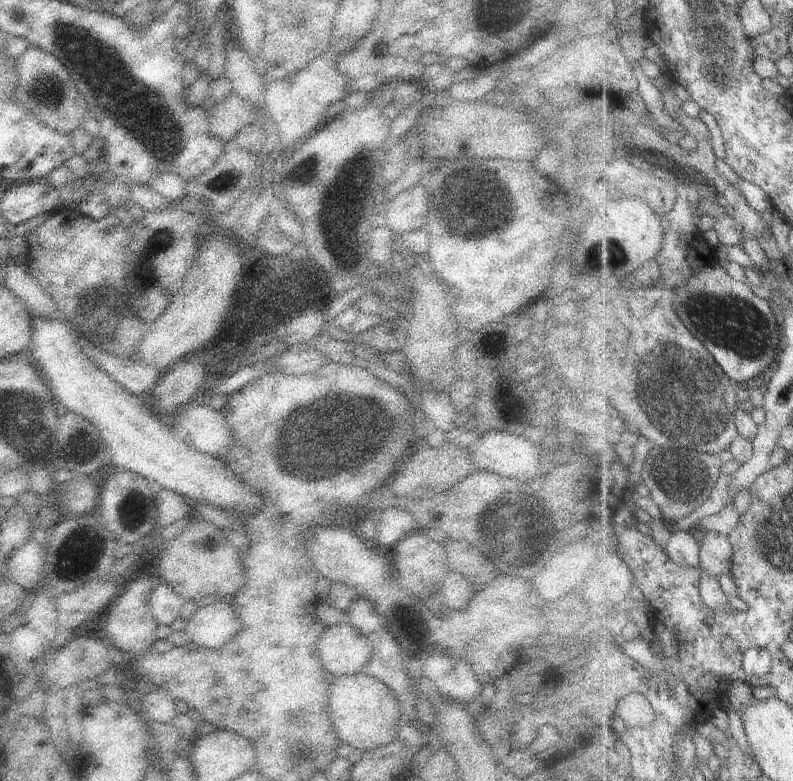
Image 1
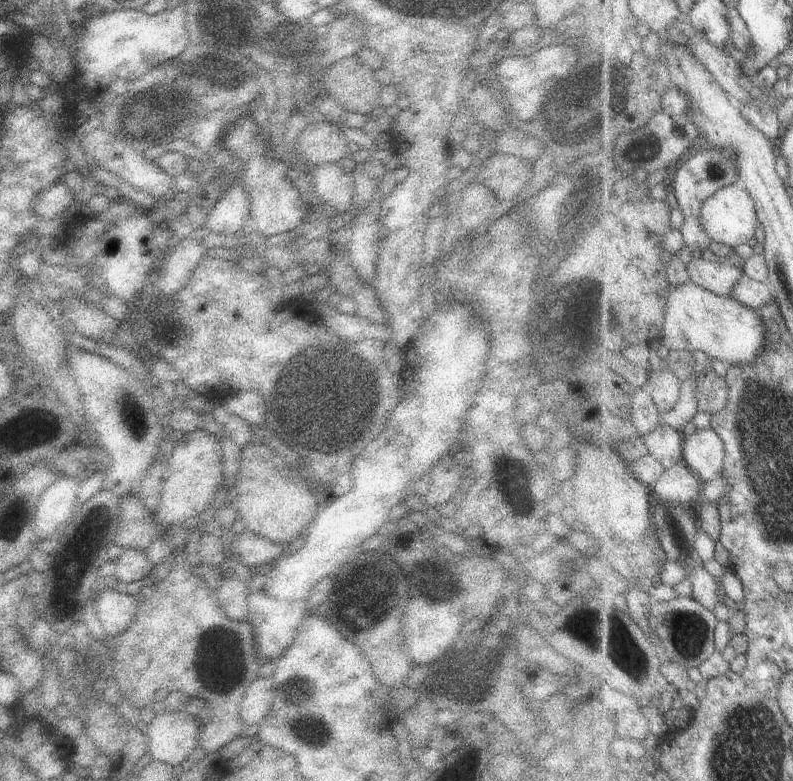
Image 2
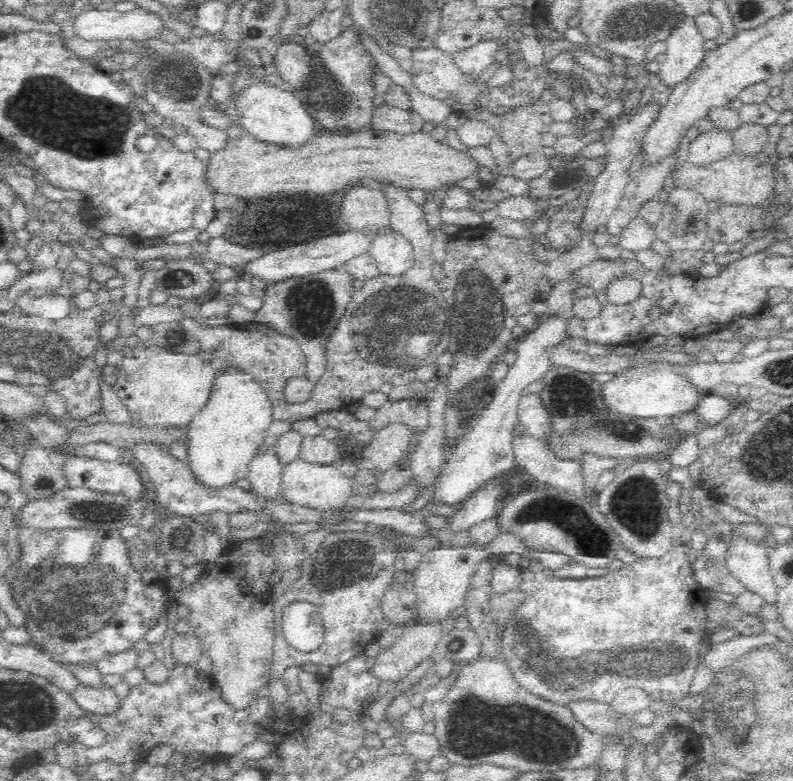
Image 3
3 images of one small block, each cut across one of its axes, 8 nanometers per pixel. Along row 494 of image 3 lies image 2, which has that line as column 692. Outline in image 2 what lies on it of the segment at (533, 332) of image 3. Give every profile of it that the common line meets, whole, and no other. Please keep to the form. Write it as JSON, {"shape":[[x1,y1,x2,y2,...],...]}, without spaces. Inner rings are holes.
{"shape":[[711,426,696,429,694,433,685,437,683,460,705,483,722,473,725,455,723,439]]}

